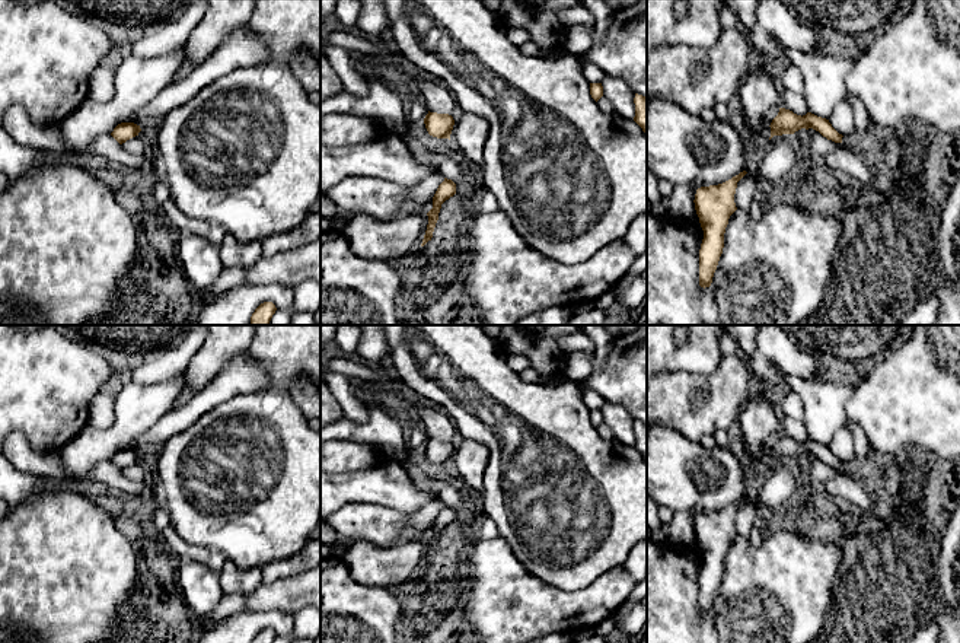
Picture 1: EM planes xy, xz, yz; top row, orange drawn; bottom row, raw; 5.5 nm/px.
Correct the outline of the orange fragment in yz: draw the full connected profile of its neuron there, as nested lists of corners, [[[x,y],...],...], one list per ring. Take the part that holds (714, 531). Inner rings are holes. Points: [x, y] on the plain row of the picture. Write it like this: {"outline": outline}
{"outline": [[[743,497],[731,506],[709,513],[701,513],[695,521],[695,537],[704,557],[699,576],[699,612],[709,614],[724,574],[724,560],[730,542],[737,537],[734,521]]]}

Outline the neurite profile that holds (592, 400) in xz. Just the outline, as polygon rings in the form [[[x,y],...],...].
[[[583,385],[581,397],[584,404],[590,410],[602,410],[603,404],[606,402],[597,392]]]

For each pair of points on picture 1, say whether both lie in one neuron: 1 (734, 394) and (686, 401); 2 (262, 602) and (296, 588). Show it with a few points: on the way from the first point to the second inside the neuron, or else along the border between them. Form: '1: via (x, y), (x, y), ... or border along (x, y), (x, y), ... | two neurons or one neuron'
1: via (723, 394), (714, 401), (698, 401) | one neuron
2: via (271, 597), (287, 595) | one neuron

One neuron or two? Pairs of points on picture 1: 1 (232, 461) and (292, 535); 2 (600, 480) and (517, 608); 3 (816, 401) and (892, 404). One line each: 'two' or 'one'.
1: one
2: two
3: two

